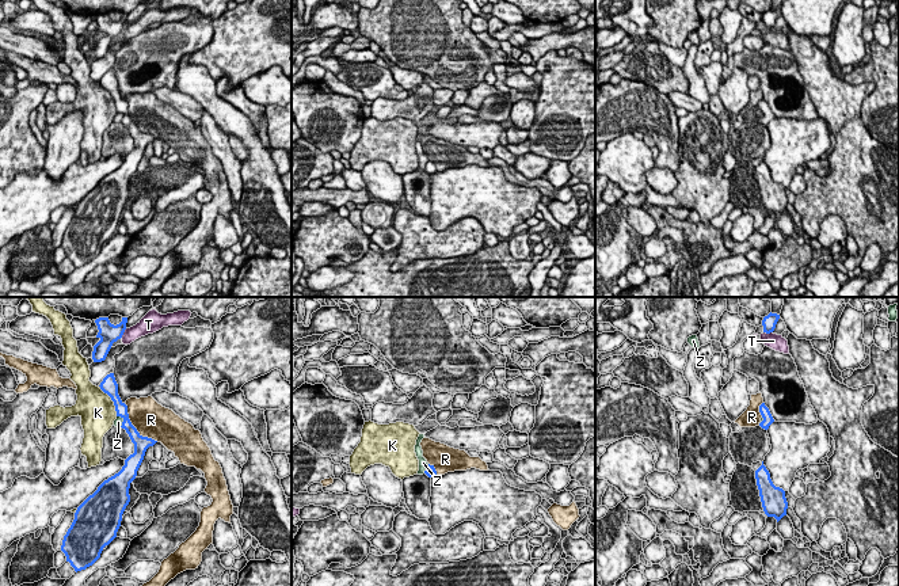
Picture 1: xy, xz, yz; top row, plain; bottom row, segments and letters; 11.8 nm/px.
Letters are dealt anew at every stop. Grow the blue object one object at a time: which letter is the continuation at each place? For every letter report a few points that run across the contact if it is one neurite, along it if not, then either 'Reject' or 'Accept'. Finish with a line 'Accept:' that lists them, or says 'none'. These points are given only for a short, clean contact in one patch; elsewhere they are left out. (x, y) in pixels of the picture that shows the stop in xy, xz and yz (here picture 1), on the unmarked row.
K: Reject
R: Reject
T: Reject
Z: Line: xz (429, 160), (423, 168). Reject
Accept: none

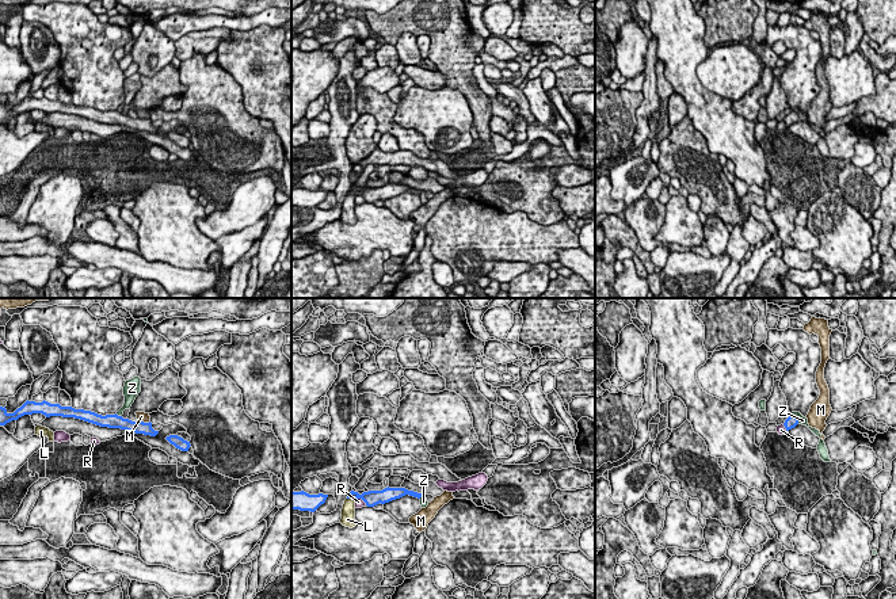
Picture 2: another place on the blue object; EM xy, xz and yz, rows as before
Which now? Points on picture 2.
L: Line: xz (347, 194), (354, 197). Reject
M: Reject
R: Reject
Z: Line: yz (792, 110), (799, 119). Reject
Accept: none

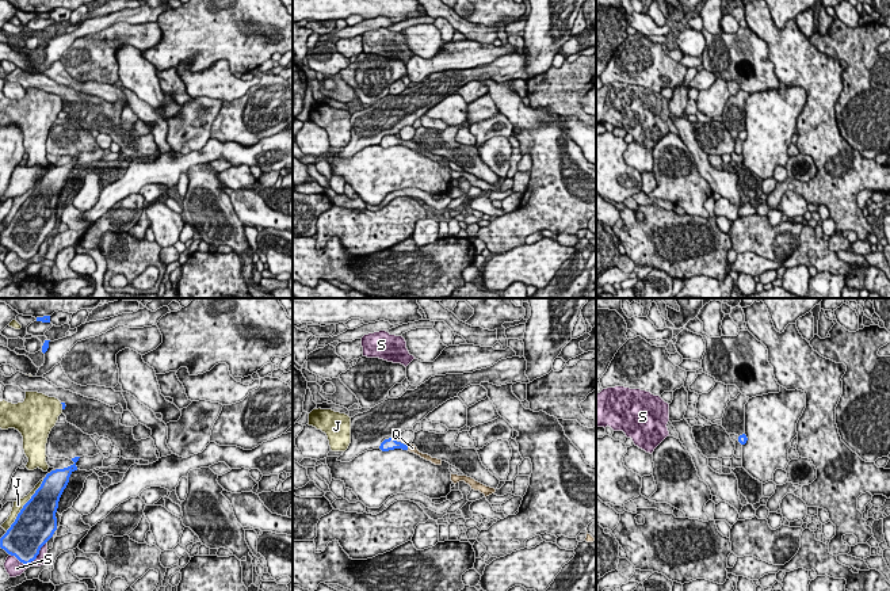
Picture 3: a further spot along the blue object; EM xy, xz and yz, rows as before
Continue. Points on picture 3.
J: Reject
Q: Line: xz (390, 140), (408, 143), (412, 144). Accept
S: Reject
Accept: Q

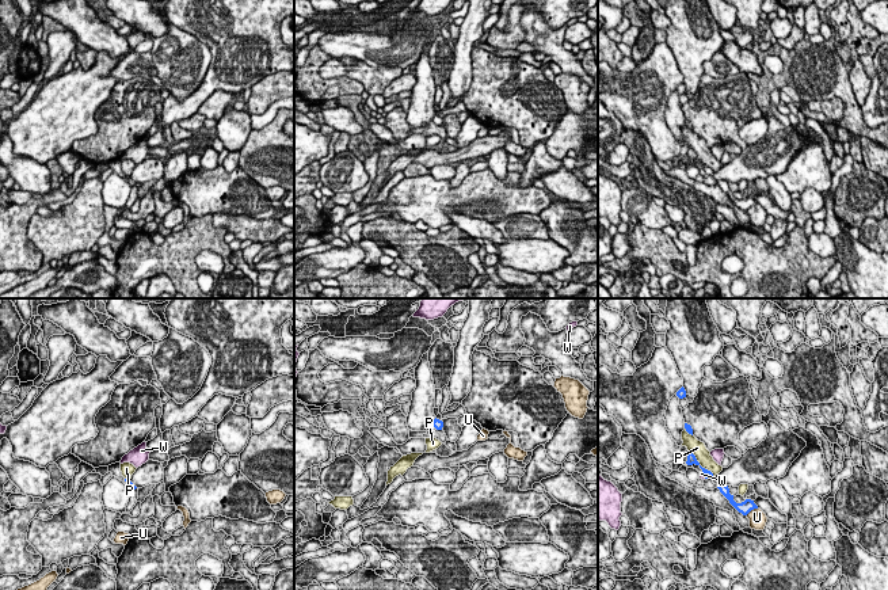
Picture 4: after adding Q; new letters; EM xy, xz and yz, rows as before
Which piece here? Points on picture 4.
P: Reject
U: Reject
W: Line: yz (702, 167), (705, 174). Reject
Accept: none

